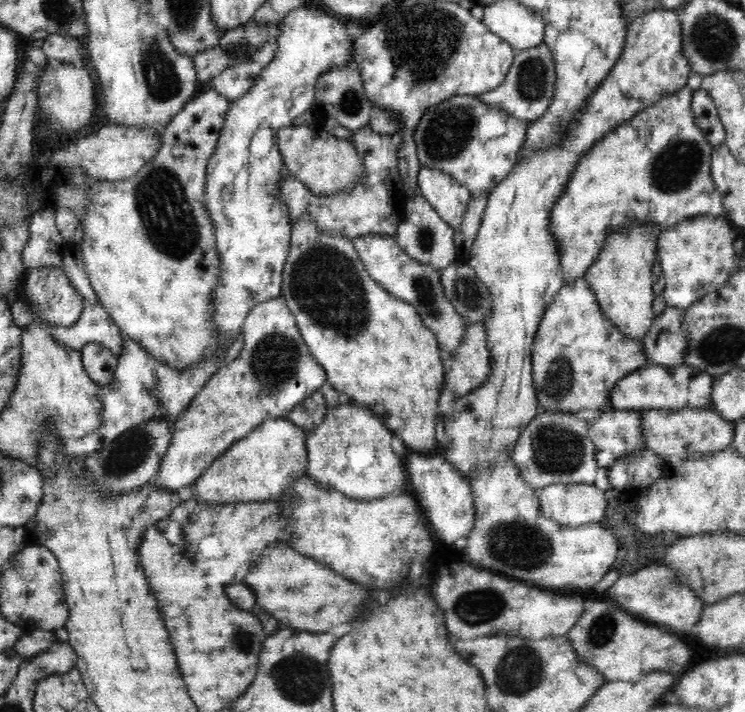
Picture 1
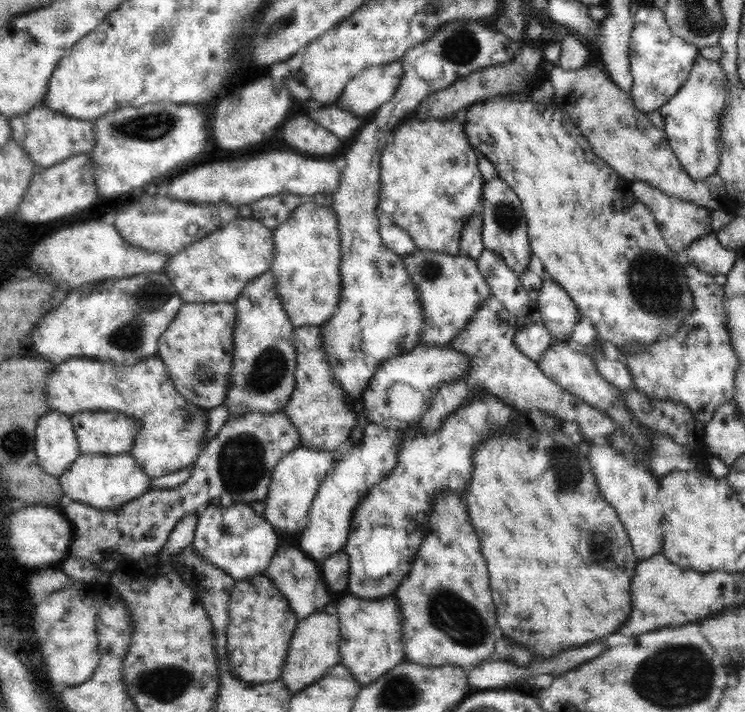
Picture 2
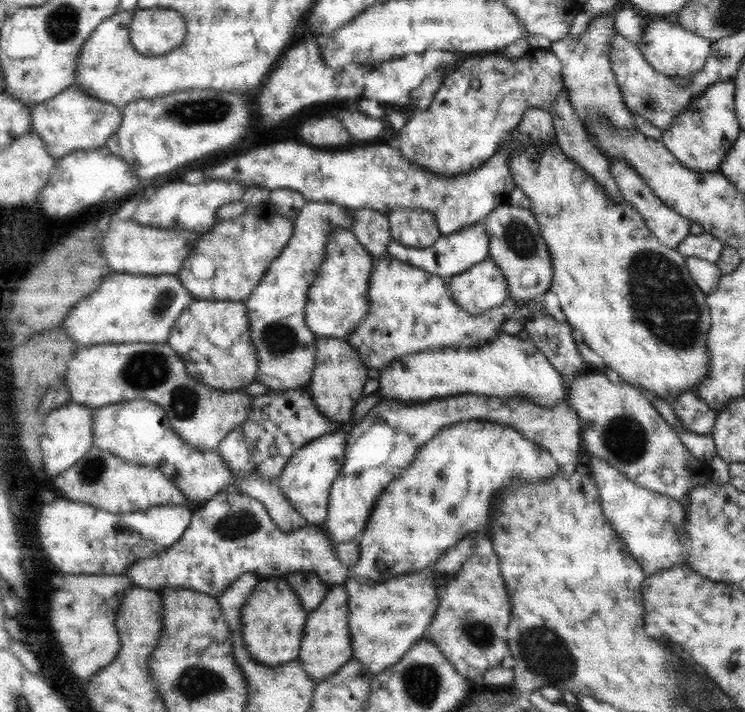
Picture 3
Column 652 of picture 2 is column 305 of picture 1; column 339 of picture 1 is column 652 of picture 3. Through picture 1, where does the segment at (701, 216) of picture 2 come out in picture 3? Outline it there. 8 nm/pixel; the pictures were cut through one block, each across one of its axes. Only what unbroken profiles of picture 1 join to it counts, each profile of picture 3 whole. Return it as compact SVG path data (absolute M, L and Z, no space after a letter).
M611 158L607 162L609 162L609 172L614 178L619 195L631 204L632 208L635 208L646 228L659 243L669 248L675 248L689 235L690 221L669 209L667 205L663 205L629 164L625 164L623 160L617 160L617 158Z

